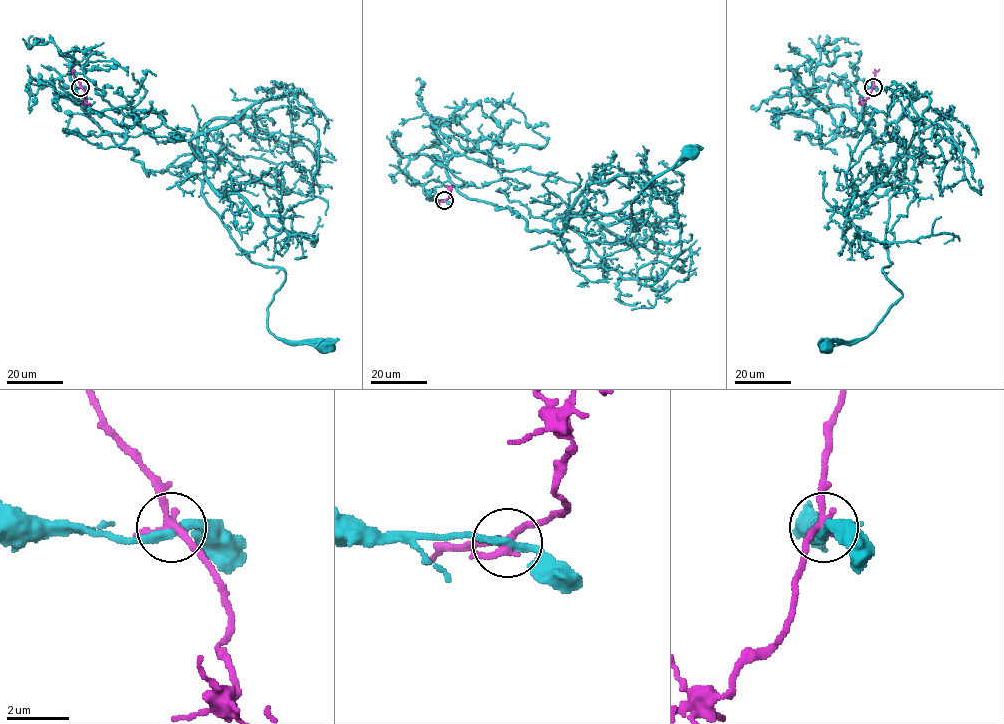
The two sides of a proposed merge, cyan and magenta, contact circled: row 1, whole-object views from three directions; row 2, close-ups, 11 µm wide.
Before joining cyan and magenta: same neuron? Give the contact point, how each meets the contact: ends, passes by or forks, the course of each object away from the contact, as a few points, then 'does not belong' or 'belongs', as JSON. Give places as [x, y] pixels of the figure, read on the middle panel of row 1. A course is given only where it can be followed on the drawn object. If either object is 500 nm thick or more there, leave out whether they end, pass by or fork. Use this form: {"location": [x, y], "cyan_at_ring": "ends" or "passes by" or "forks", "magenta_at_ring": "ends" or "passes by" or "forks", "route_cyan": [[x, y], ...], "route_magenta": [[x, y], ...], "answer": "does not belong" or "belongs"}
{"location": [444, 200], "cyan_at_ring": "passes by", "magenta_at_ring": "forks", "route_cyan": [[444, 200], [411, 159], [444, 160], [467, 198], [527, 229], [647, 209], [638, 229], [631, 202], [691, 154]], "route_magenta": [[444, 200], [450, 197], [450, 187], [454, 186]], "answer": "does not belong"}

